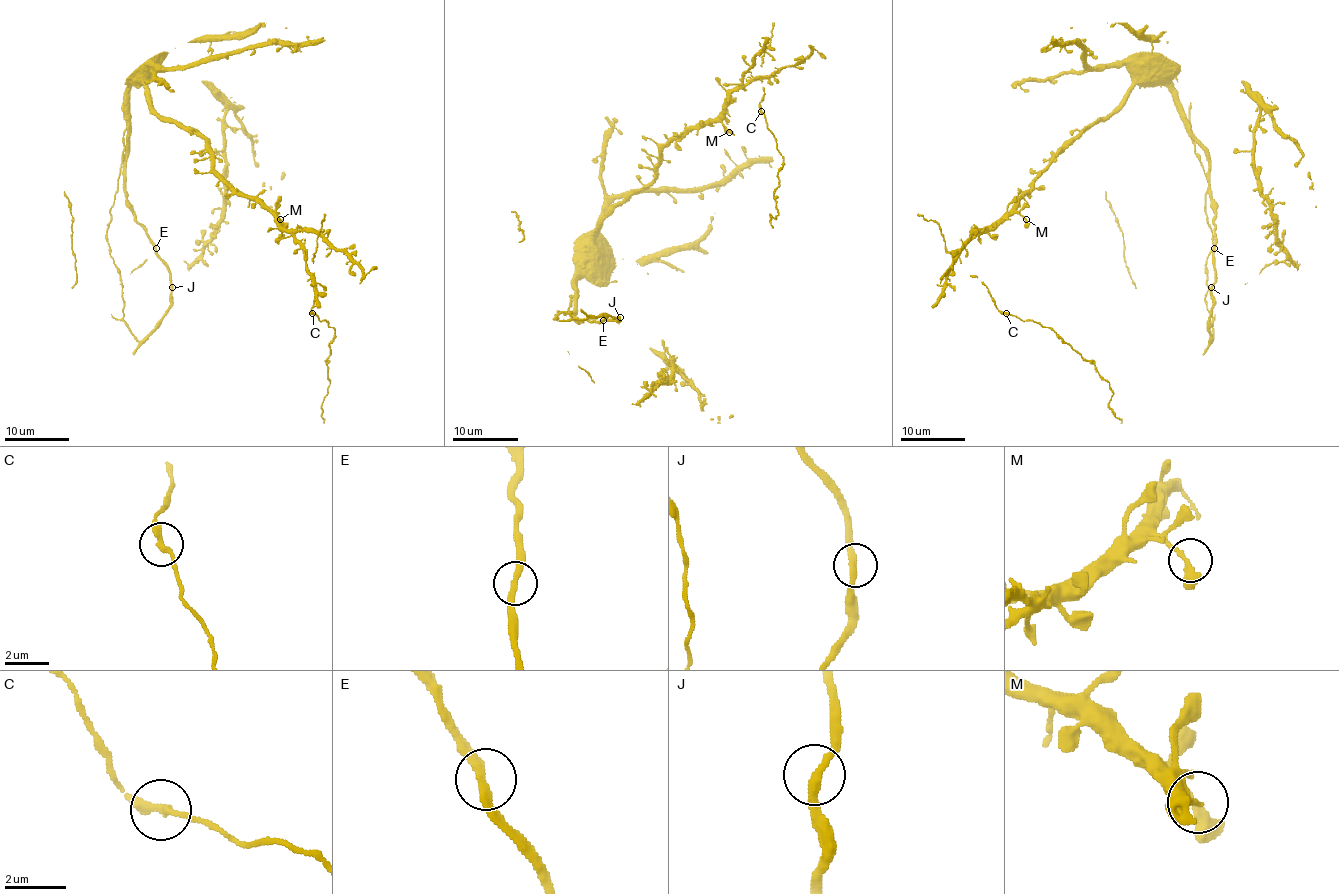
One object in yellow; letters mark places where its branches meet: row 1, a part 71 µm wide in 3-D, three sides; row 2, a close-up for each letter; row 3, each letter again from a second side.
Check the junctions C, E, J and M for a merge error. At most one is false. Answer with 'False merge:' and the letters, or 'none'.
False merge: none

